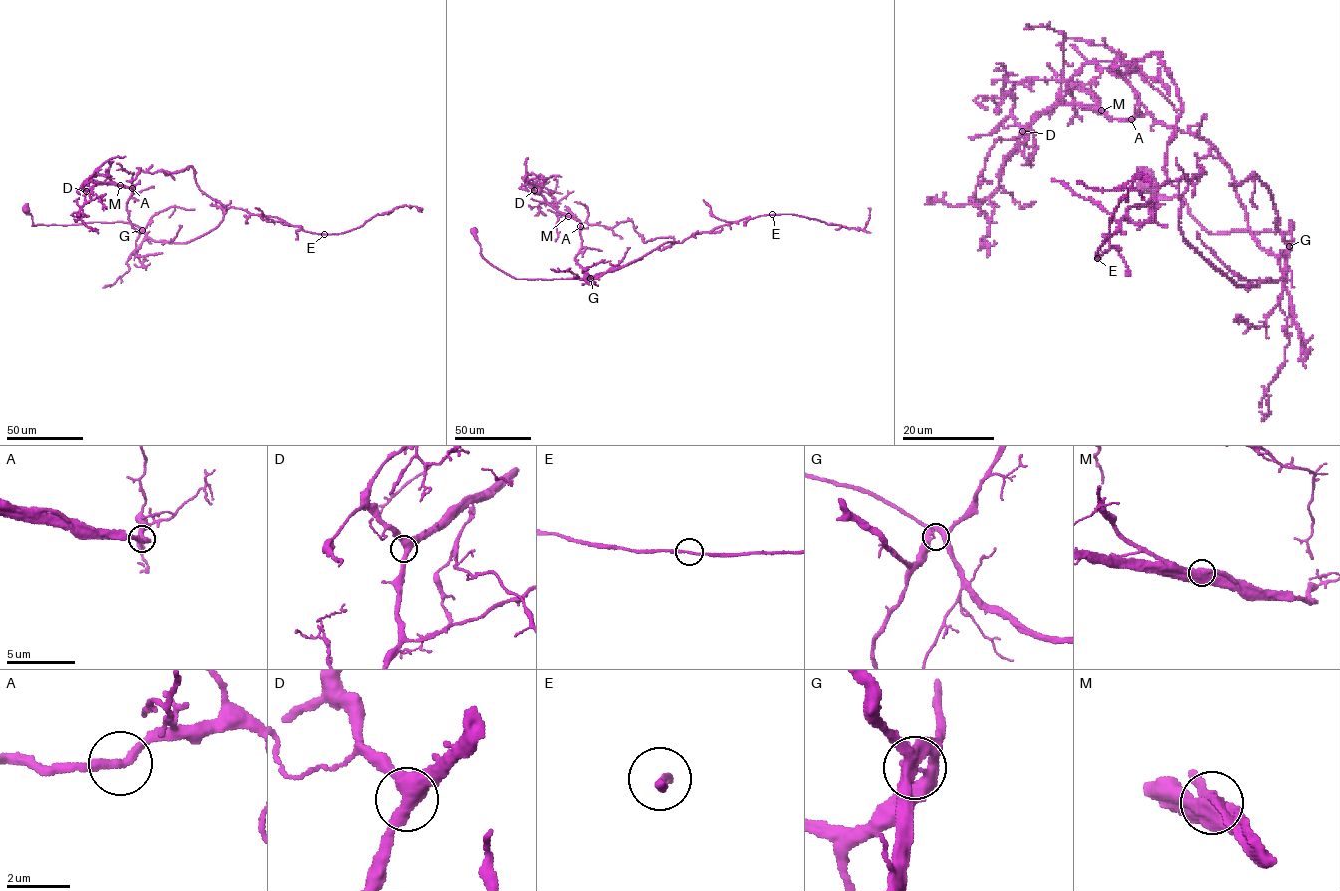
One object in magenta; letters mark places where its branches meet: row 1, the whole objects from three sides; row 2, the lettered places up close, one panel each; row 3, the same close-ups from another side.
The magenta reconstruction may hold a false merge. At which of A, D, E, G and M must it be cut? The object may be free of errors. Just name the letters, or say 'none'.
M

